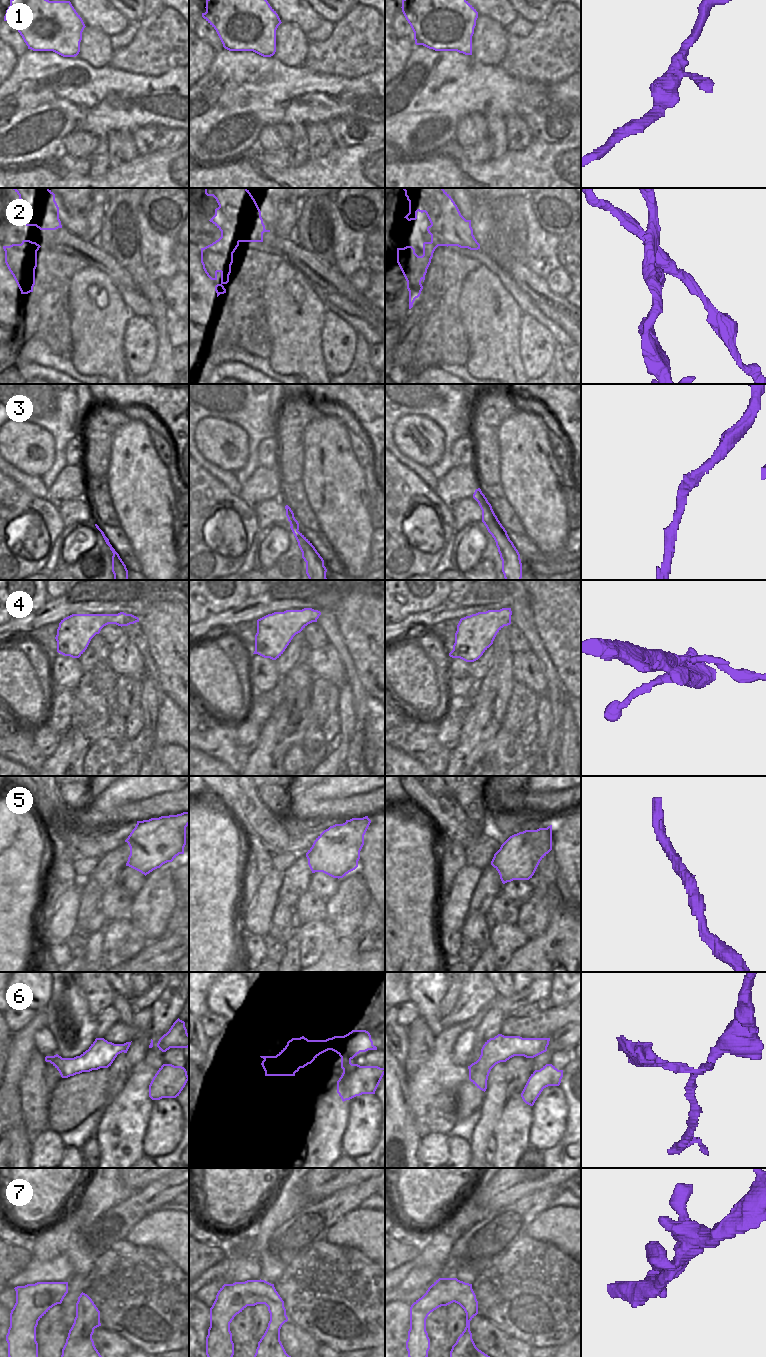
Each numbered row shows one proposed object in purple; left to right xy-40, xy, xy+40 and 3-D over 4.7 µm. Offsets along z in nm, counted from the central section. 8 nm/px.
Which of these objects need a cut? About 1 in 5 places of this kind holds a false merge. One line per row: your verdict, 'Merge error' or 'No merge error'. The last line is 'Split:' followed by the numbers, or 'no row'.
1: No merge error
2: Merge error
3: No merge error
4: No merge error
5: No merge error
6: Merge error
7: No merge error
Split: 2, 6.

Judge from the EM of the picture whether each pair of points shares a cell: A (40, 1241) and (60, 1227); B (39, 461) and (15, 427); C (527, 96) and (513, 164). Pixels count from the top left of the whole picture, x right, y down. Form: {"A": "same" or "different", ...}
{"A": "same", "B": "same", "C": "different"}

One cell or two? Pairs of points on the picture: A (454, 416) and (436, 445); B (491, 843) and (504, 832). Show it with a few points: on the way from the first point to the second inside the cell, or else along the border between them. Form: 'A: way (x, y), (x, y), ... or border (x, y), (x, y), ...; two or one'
A: border (427, 417), (443, 432), (443, 447), (445, 449); two
B: border (485, 818), (501, 844); two

